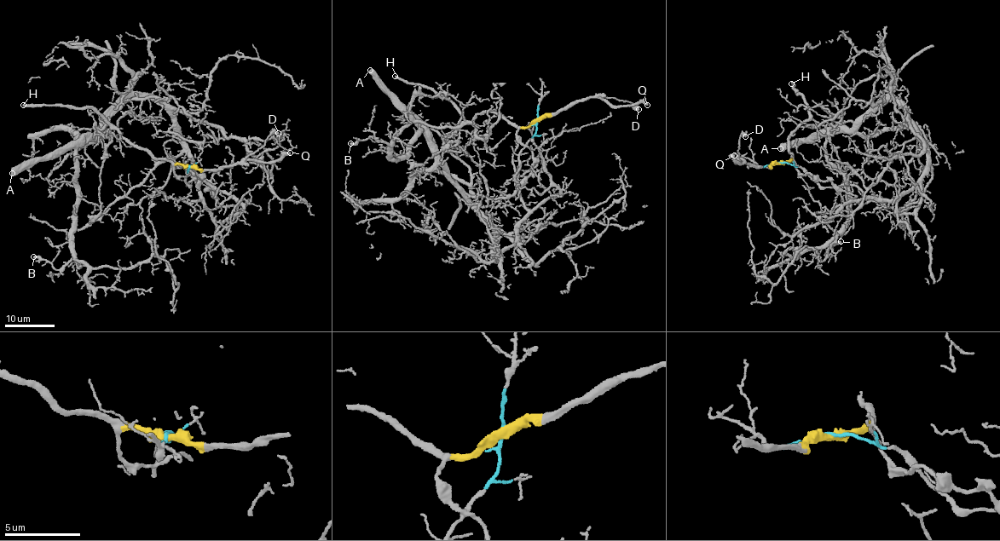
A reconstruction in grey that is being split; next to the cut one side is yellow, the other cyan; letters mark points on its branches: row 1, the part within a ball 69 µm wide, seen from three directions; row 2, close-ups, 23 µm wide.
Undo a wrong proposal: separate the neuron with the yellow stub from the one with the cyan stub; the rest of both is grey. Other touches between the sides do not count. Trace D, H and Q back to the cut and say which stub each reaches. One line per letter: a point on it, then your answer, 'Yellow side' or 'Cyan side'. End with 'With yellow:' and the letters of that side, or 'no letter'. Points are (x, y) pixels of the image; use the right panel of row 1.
D: Place: (745, 136). Yellow side
H: Place: (791, 83). Yellow side
Q: Place: (734, 155). Yellow side
With yellow: D, H, Q

